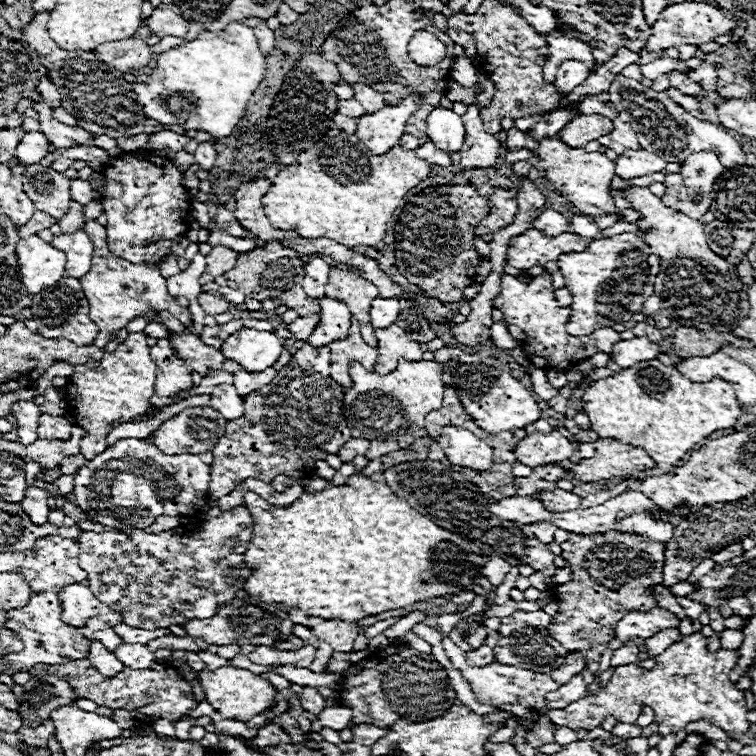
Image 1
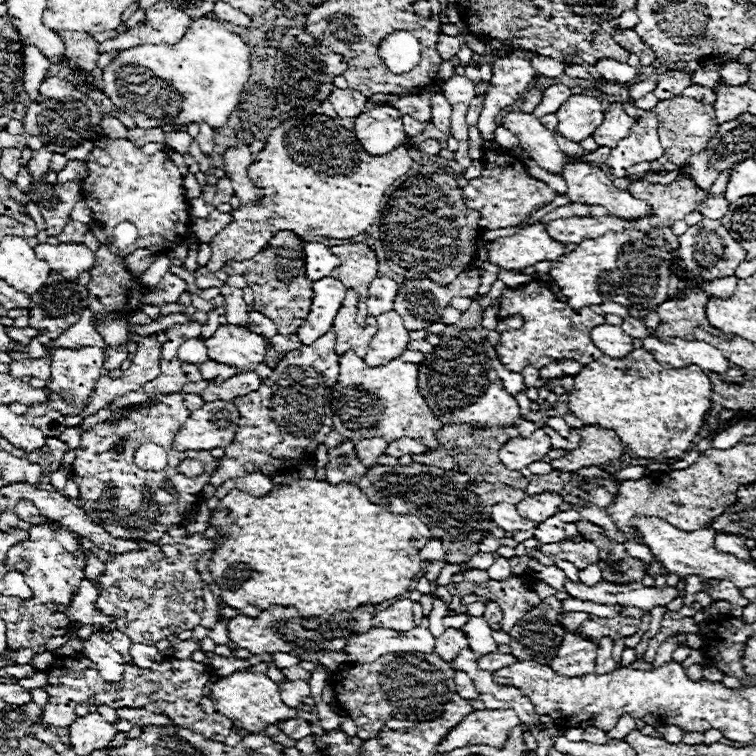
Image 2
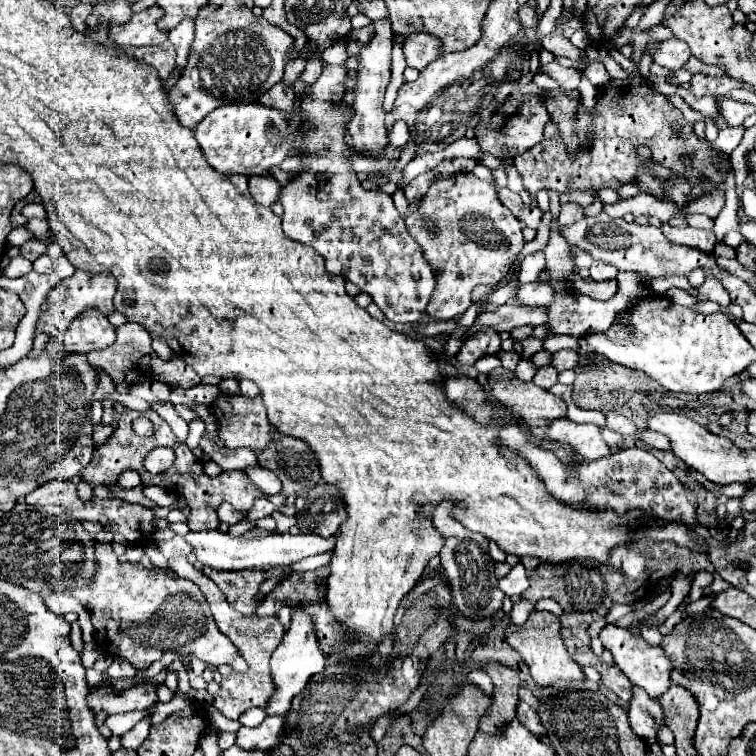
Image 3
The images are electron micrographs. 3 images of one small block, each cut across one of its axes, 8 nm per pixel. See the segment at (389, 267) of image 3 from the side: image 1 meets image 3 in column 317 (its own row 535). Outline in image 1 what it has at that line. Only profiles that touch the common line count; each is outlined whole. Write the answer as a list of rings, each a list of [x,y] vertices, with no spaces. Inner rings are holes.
[[[244,506],[222,512],[218,518],[212,518],[202,524],[178,526],[168,532],[148,534],[144,530],[118,532],[106,530],[102,534],[82,532],[80,534],[80,568],[88,572],[88,582],[92,594],[108,604],[108,608],[122,614],[122,622],[132,628],[156,630],[166,626],[182,626],[192,618],[210,618],[218,612],[218,606],[228,604],[236,598],[250,578],[252,570],[242,562],[252,536],[252,516]]]

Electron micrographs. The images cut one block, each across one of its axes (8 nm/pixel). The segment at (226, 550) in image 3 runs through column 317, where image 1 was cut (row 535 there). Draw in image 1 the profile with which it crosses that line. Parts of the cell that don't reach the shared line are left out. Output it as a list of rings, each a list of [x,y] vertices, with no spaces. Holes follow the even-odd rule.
[[[534,522],[534,524],[530,524],[530,530],[532,530],[532,534],[534,534],[542,544],[554,542],[554,532],[556,532],[554,524],[550,524],[550,522]]]

